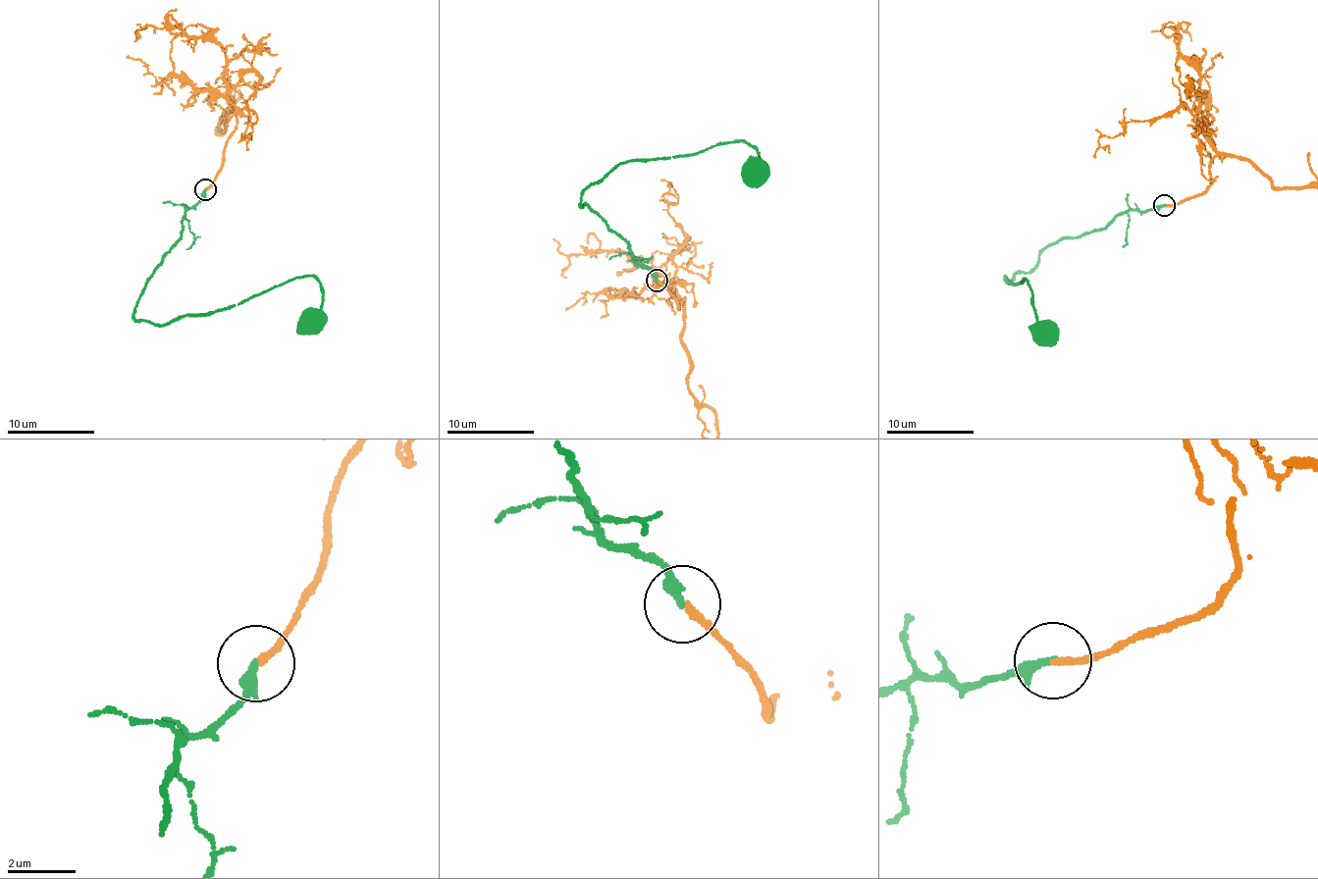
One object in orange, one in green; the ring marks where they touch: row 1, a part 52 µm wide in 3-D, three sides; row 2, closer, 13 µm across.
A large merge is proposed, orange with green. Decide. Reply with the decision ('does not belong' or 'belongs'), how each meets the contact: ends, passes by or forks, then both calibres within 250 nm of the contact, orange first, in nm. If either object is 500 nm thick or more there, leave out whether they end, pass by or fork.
belongs; orange ends there; green ends there; 200 nm thick on the orange side, 280 nm on the other

